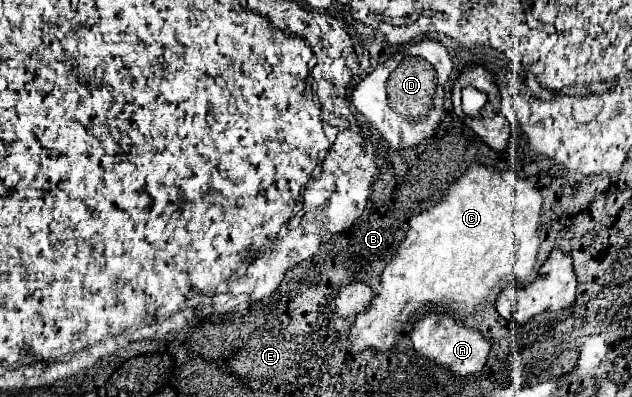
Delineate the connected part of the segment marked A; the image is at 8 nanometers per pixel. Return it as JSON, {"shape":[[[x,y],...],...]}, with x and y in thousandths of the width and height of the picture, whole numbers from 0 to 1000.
{"shape":[[[679,786],[679,791],[663,796],[663,806],[657,811],[647,846],[653,856],[657,882],[666,897],[688,907],[691,917],[710,927],[714,937],[720,937],[726,947],[742,947],[742,942],[761,937],[761,927],[767,922],[771,892],[774,892],[774,861],[767,856],[767,846],[761,836],[739,826],[729,806],[723,806],[710,791],[698,791],[698,786]]]}

